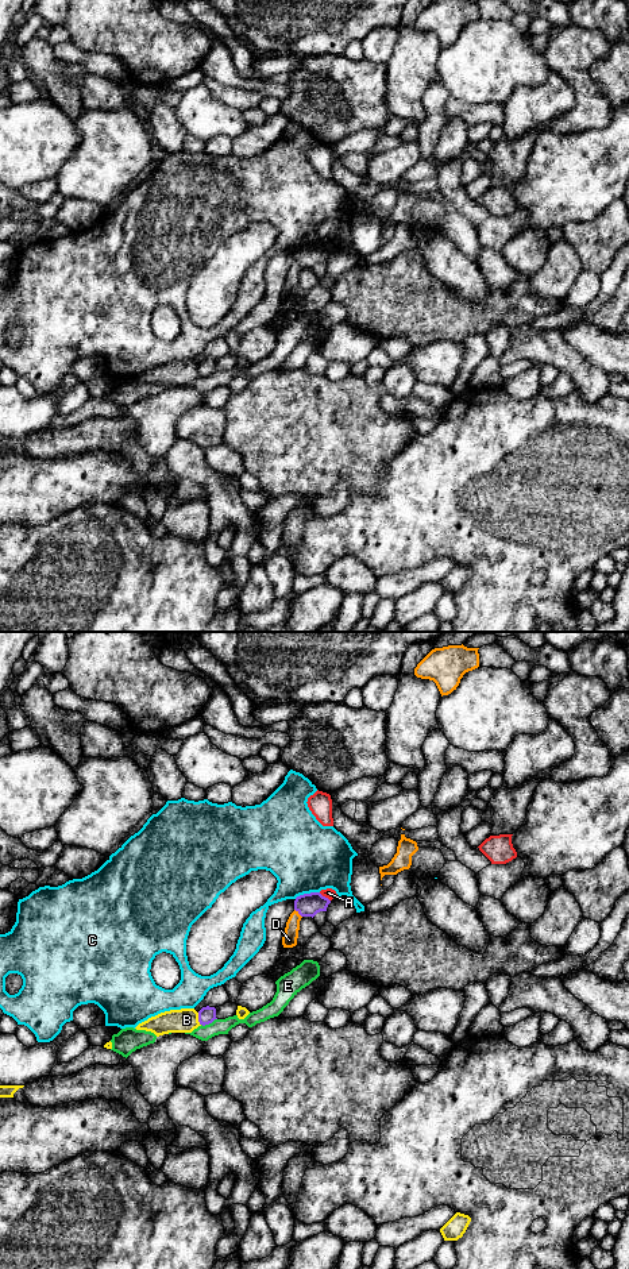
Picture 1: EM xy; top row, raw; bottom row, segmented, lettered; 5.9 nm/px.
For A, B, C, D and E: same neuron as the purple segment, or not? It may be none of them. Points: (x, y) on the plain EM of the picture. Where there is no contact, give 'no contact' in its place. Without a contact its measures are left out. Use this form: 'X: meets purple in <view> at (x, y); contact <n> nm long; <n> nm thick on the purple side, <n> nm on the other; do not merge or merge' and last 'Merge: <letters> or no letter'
A: meets purple in xy at (324, 249); contact 90 nm long; 140 nm thick on the purple side, 60 nm on the other; do not merge
B: meets purple in xy at (199, 371); contact 80 nm long; 100 nm thick on the purple side, 140 nm on the other; do not merge
C: meets purple in xy at (307, 246); contact 160 nm long; 140 nm thick on the purple side, 420 nm on the other; do not merge
D: meets purple in xy at (298, 265); contact 70 nm long; 140 nm thick on the purple side, 90 nm on the other; do not merge
E: meets purple in xy at (208, 375); contact 100 nm long; 100 nm thick on the purple side, 100 nm on the other; do not merge
Merge: no letter

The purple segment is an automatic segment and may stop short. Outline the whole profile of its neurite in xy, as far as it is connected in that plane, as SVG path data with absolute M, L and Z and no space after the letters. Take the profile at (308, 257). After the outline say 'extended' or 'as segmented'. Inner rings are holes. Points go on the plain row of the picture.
M320 244L304 246L296 250L294 262L301 269L314 269L320 263L327 263L331 252L323 248Z; as segmented

